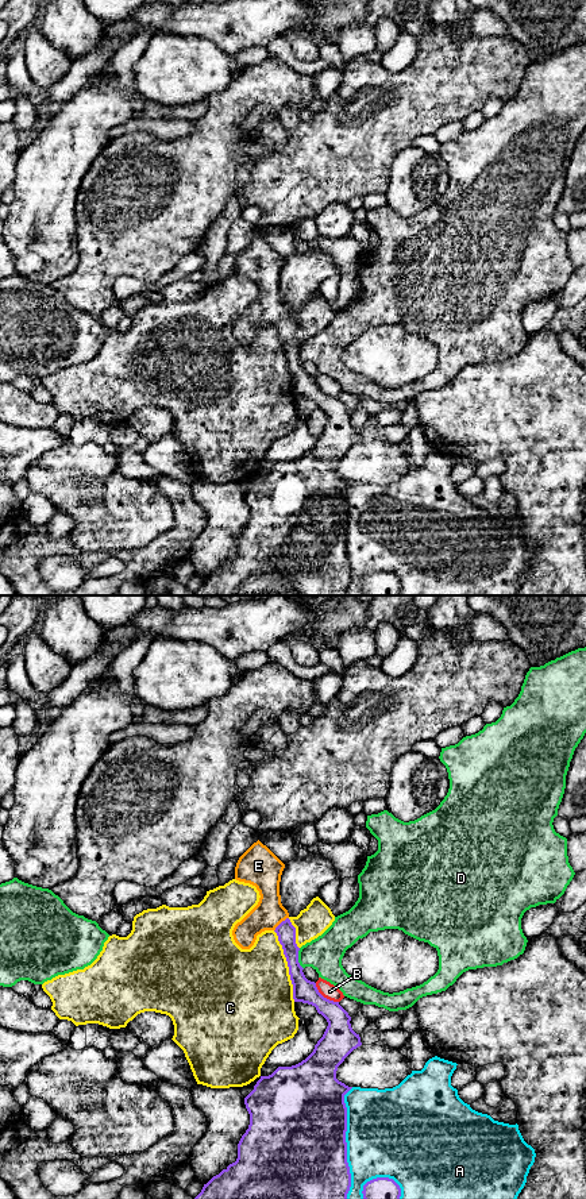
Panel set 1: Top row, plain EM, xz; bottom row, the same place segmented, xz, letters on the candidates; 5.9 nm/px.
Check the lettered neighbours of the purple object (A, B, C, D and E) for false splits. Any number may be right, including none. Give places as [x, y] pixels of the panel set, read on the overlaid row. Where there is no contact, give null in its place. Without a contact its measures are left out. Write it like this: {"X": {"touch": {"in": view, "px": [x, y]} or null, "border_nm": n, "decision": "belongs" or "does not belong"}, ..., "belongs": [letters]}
{"A": {"touch": {"in": "xz", "px": [346, 1142]}, "border_nm": 650, "decision": "does not belong"}, "B": {"touch": {"in": "xz", "px": [323, 997]}, "border_nm": 180, "decision": "does not belong"}, "C": {"touch": {"in": "xz", "px": [288, 966]}, "border_nm": 440, "decision": "does not belong"}, "D": {"touch": {"in": "xz", "px": [297, 959]}, "border_nm": 130, "decision": "does not belong"}, "E": {"touch": {"in": "xz", "px": [280, 924]}, "border_nm": 120, "decision": "belongs"}, "belongs": ["E"]}

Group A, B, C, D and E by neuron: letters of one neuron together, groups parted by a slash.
A / B / C / D / E

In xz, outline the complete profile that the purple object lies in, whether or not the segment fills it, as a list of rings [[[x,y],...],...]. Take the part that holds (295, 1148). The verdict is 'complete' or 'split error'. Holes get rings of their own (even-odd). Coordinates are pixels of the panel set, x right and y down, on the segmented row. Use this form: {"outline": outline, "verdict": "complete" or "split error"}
{"outline": [[[259,840],[239,857],[235,879],[255,886],[261,898],[235,925],[232,936],[242,949],[250,949],[258,934],[274,930],[288,961],[294,1002],[315,1006],[328,1026],[305,1060],[292,1067],[278,1067],[271,1075],[261,1076],[244,1098],[250,1125],[238,1144],[236,1161],[204,1184],[194,1199],[347,1199],[351,1187],[344,1095],[352,1087],[339,1082],[336,1071],[362,1042],[351,1028],[348,1013],[339,1002],[324,998],[316,983],[308,980],[302,972],[296,928],[281,903],[279,882],[284,868],[285,864]]], "verdict": "split error"}

